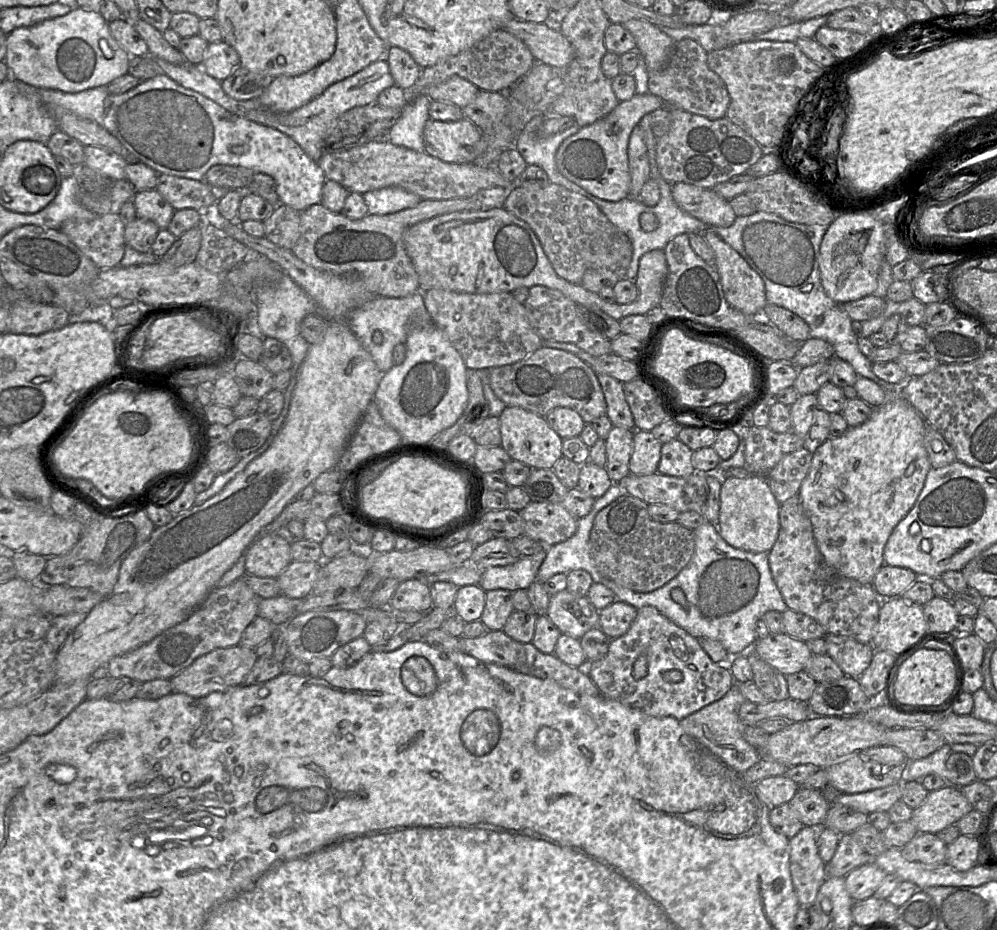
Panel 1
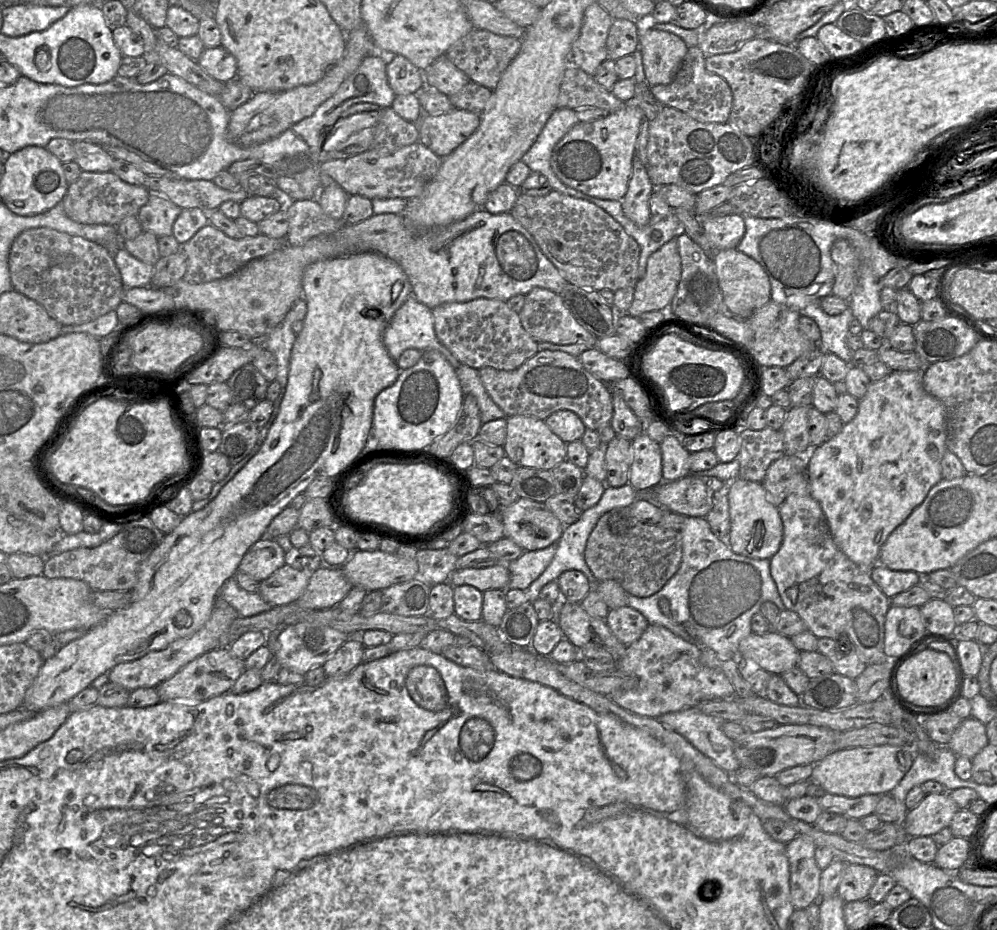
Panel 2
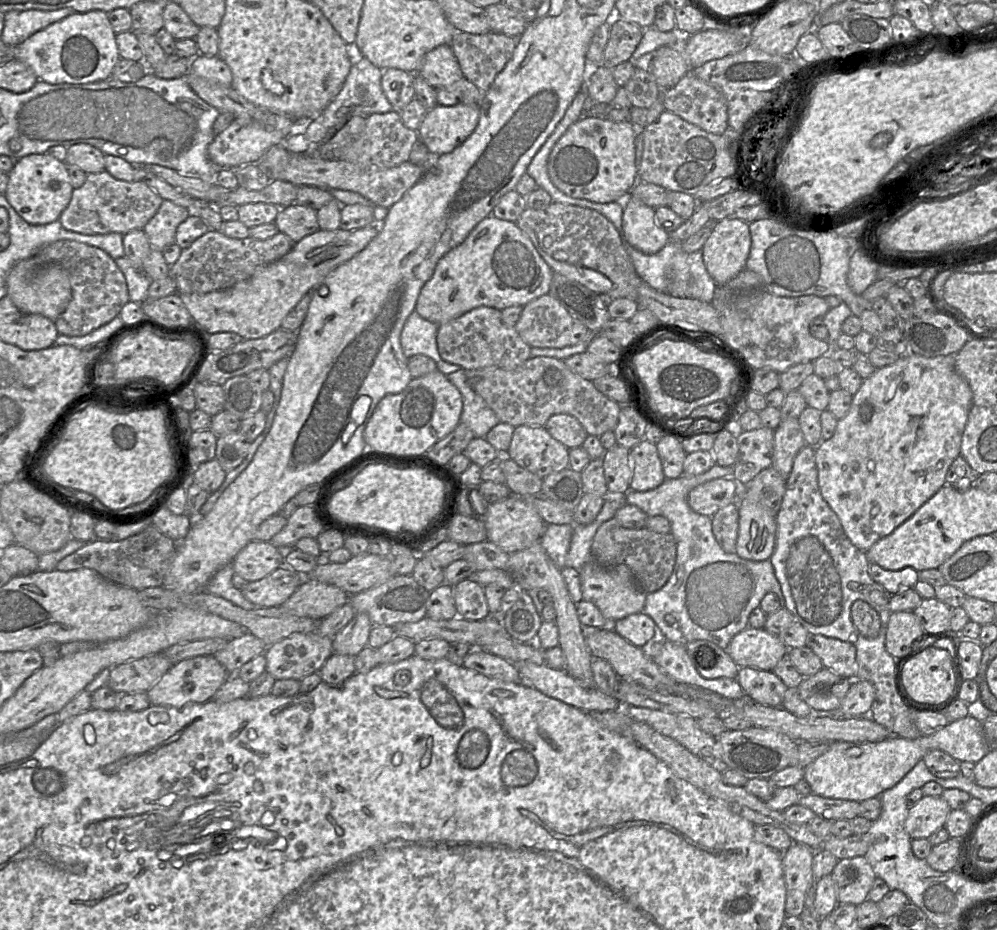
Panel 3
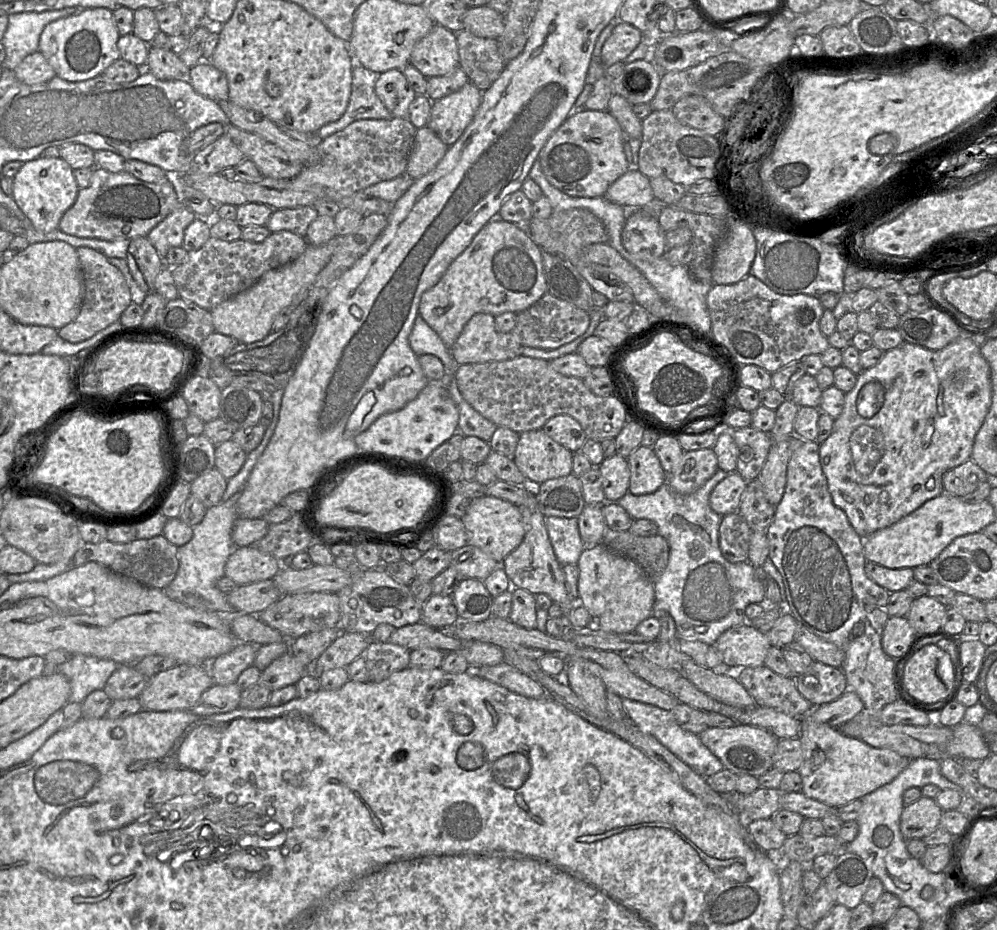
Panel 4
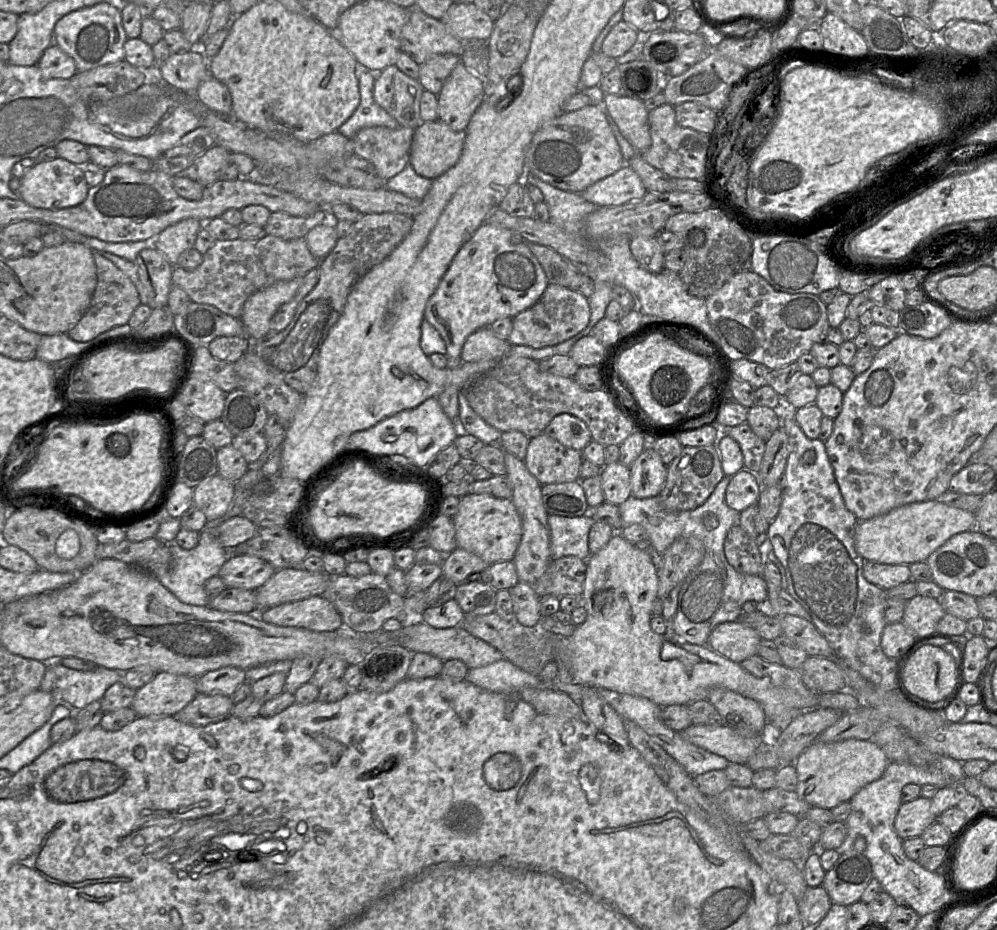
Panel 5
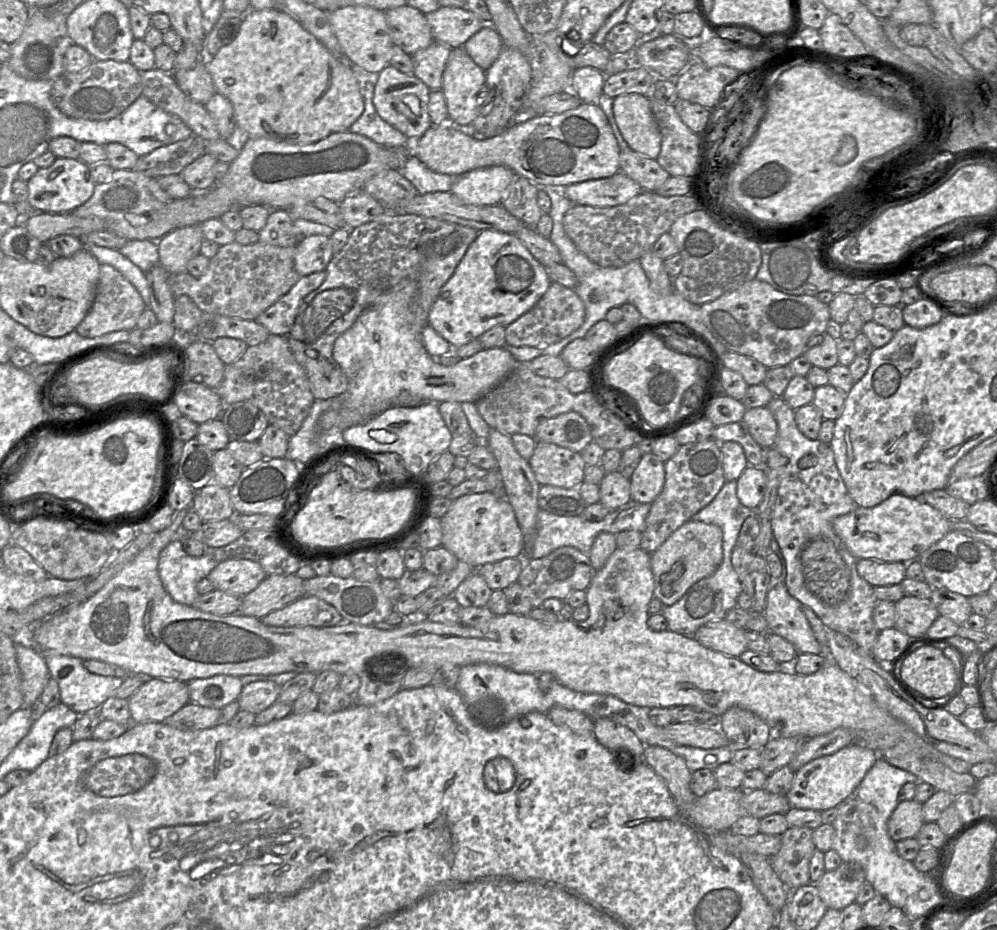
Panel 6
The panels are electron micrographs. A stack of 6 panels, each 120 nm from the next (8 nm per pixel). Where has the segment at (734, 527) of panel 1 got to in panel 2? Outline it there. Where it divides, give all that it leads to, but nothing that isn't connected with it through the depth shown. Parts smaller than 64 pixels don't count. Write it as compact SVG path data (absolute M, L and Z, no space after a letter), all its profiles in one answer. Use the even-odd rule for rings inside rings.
M736 478L726 489L730 516L728 546L736 554L770 560L779 550L783 539L779 509L770 502L762 483Z

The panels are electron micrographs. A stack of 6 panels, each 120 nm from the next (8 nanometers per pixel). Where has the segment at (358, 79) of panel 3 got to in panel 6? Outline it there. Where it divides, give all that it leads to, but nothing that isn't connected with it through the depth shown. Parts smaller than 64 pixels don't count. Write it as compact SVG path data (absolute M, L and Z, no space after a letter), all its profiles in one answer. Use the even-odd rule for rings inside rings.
M361 75L361 92L364 101L364 110L348 131L365 136L383 147L410 147L412 141L399 130L385 122L376 112L373 104L374 77Z

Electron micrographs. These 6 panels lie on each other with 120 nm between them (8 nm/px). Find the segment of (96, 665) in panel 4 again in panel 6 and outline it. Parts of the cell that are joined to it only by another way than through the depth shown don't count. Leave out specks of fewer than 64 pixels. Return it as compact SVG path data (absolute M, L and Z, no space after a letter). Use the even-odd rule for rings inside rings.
M41 650L40 652L45 658L50 677L55 679L59 685L60 702L79 715L98 711L103 702L113 696L115 691L123 683L124 679L119 677L90 673L84 667L84 661L79 658L61 655L49 650Z

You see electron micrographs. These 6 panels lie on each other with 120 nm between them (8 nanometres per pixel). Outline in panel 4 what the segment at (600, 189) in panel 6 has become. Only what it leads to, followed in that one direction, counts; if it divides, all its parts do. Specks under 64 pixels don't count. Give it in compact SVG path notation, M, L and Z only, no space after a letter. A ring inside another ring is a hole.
M629 170L614 181L604 198L627 209L639 209L655 199L650 180L638 170Z

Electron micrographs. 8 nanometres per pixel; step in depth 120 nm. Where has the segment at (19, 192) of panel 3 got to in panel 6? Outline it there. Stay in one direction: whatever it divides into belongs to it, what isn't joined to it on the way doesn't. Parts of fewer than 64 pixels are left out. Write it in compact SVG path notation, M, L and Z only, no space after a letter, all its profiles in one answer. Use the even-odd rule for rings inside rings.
M56 158L46 168L38 171L27 181L29 204L37 211L61 214L71 213L86 203L93 195L94 182L90 166L80 159Z

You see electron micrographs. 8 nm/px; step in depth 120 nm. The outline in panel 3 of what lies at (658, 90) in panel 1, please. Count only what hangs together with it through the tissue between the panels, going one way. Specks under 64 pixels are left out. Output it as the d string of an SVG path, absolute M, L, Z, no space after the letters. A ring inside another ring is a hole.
M690 69L675 86L661 90L665 110L712 134L721 135L728 128L727 100L724 94L716 86L696 77L693 69Z

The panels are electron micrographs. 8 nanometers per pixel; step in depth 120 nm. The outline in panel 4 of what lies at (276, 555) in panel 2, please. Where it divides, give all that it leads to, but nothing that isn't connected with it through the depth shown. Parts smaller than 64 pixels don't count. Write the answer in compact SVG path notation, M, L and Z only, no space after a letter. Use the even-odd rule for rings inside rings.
M255 546L235 547L225 565L225 576L237 585L273 579L282 562Z

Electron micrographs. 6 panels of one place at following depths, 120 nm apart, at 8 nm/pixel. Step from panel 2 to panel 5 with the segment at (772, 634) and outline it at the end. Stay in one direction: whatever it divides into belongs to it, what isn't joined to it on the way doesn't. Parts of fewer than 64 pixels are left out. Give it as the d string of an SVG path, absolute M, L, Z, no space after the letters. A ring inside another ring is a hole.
M724 622L710 633L706 645L721 656L740 664L756 655L760 641L757 631L740 622Z

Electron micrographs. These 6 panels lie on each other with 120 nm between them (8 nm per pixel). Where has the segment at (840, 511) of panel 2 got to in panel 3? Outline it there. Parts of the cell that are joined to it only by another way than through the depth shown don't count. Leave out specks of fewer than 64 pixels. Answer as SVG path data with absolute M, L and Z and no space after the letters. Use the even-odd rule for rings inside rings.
M907 353L905 355L899 356L898 360L891 365L884 366L881 368L877 368L875 372L869 376L868 378L864 379L859 390L852 396L852 403L847 415L838 420L835 432L831 438L828 440L824 440L820 442L820 444L815 448L815 461L818 471L818 485L821 492L823 499L829 505L829 507L834 511L837 515L842 528L849 538L851 543L856 546L861 551L866 552L872 545L874 545L878 540L888 536L891 534L897 527L899 527L903 522L905 522L908 518L910 518L925 502L927 502L934 494L936 494L944 485L946 485L945 477L947 471L952 464L952 462L960 455L961 453L961 442L963 432L968 420L969 411L972 407L972 391L968 384L968 382L957 373L955 370L955 356L956 354L949 354L945 356L937 356L937 357L925 357L921 355L917 355L914 353Z

